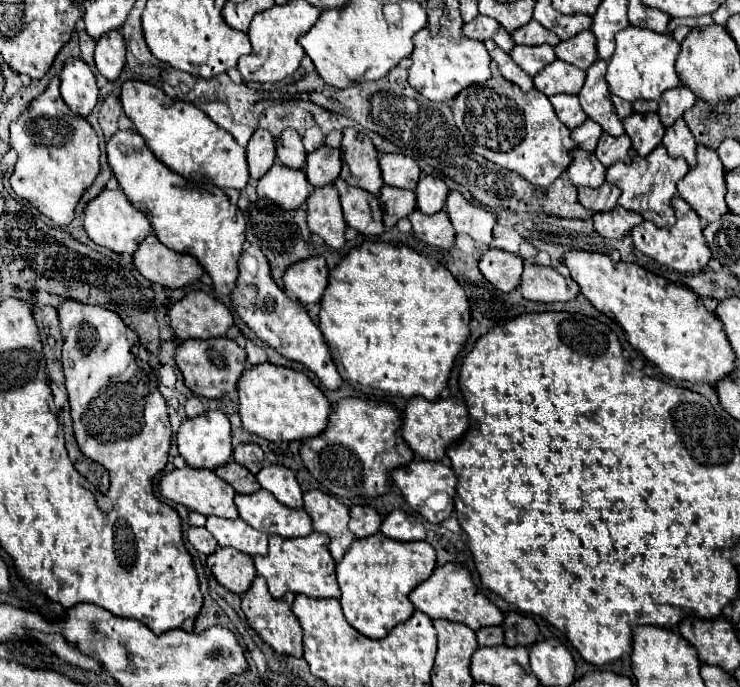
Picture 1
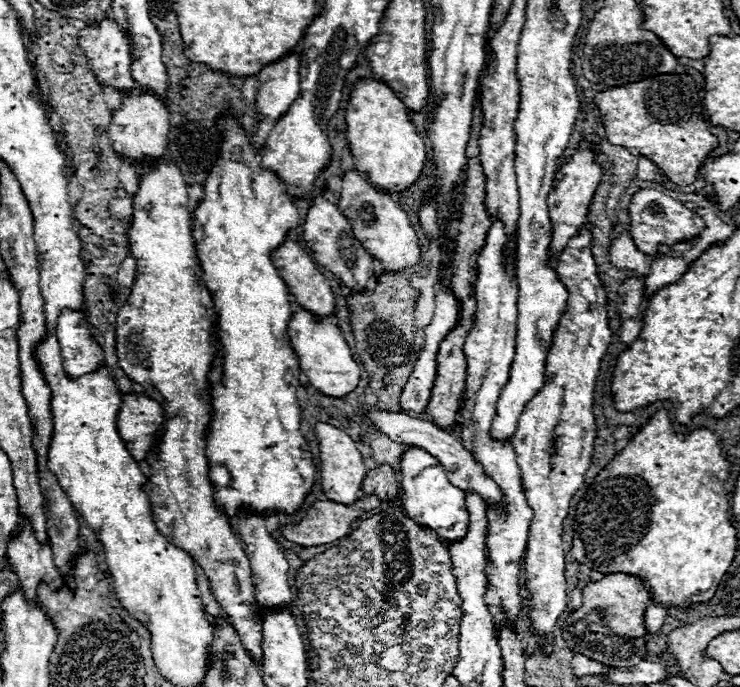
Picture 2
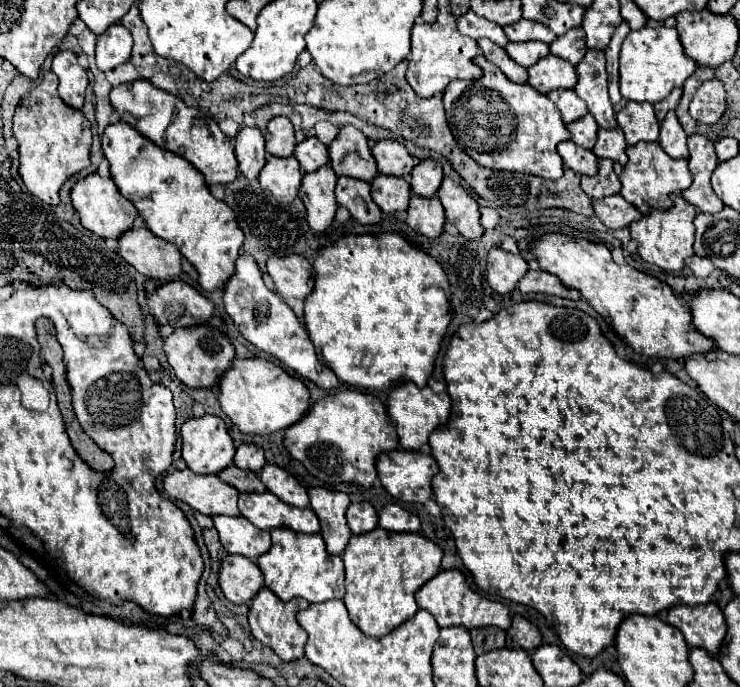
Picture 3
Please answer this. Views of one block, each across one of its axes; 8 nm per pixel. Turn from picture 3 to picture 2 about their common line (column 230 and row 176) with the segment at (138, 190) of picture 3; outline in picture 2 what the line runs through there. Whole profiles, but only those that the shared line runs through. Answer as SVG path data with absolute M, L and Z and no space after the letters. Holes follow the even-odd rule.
M226 118L218 124L218 128L224 132L224 142L222 142L222 150L220 150L220 158L218 162L214 164L210 176L206 178L206 184L204 184L204 202L198 206L196 210L196 218L194 218L194 246L196 246L196 254L198 254L198 260L202 264L202 280L204 280L204 286L210 290L210 296L214 300L214 310L218 312L218 330L220 330L220 338L218 338L218 350L216 350L216 358L214 358L214 364L212 364L212 370L208 374L208 380L210 380L210 386L212 386L212 420L208 424L208 432L206 432L206 456L208 456L208 462L210 462L210 480L212 480L212 486L214 486L214 500L216 500L216 506L228 516L228 520L232 520L240 508L246 508L248 512L256 512L256 514L266 514L266 512L284 512L288 516L294 516L298 514L302 508L304 508L304 500L306 496L312 492L312 486L316 482L316 464L314 464L314 456L308 448L308 442L306 438L302 436L300 432L300 418L302 418L302 412L300 412L300 406L298 406L298 398L296 398L296 390L300 386L300 362L298 362L298 356L296 352L292 350L290 346L290 338L286 336L288 334L288 322L292 318L292 304L288 302L288 288L284 284L284 280L280 278L278 270L274 268L272 264L272 250L278 248L290 234L290 230L298 228L300 226L300 216L298 216L298 210L296 210L296 204L286 196L286 190L284 190L284 184L276 178L274 172L270 170L262 170L260 168L260 162L262 162L262 152L258 154L246 132L242 130L242 126L238 126L232 118Z

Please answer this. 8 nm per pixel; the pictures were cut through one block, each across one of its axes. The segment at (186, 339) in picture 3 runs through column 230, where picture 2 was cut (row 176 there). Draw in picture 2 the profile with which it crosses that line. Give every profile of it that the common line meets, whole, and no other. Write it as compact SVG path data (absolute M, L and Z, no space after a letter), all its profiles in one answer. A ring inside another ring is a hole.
M356 170L344 174L342 194L340 194L338 206L348 220L354 220L350 224L354 228L356 238L364 244L364 248L374 258L380 260L384 270L398 272L398 270L404 270L404 268L410 268L410 266L418 264L420 242L418 242L416 230L412 228L406 212L388 194L382 194L376 188L372 188L372 184L366 178L362 178Z

